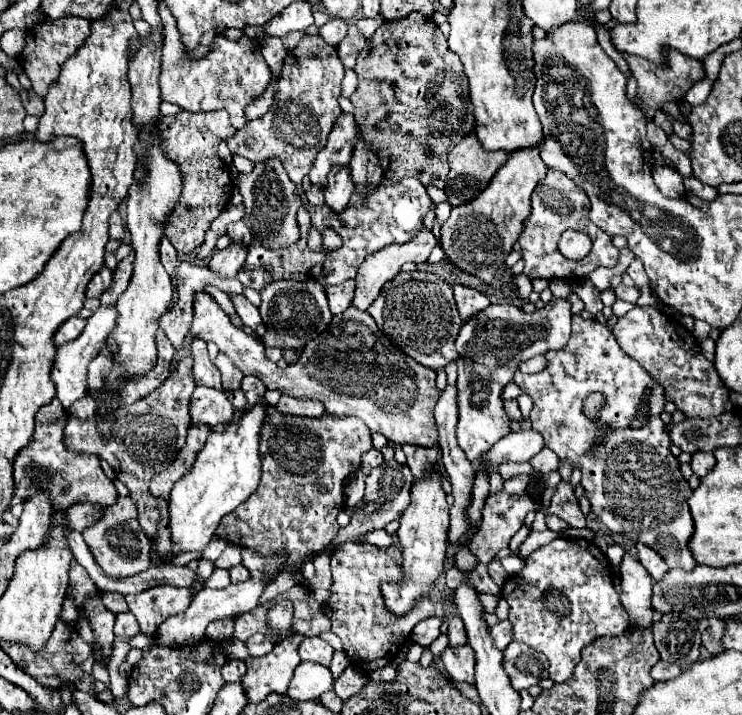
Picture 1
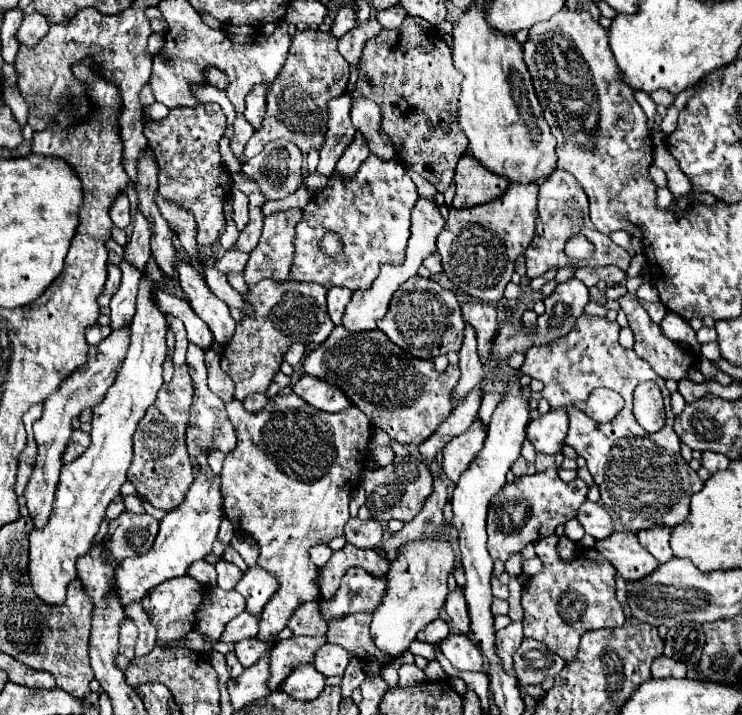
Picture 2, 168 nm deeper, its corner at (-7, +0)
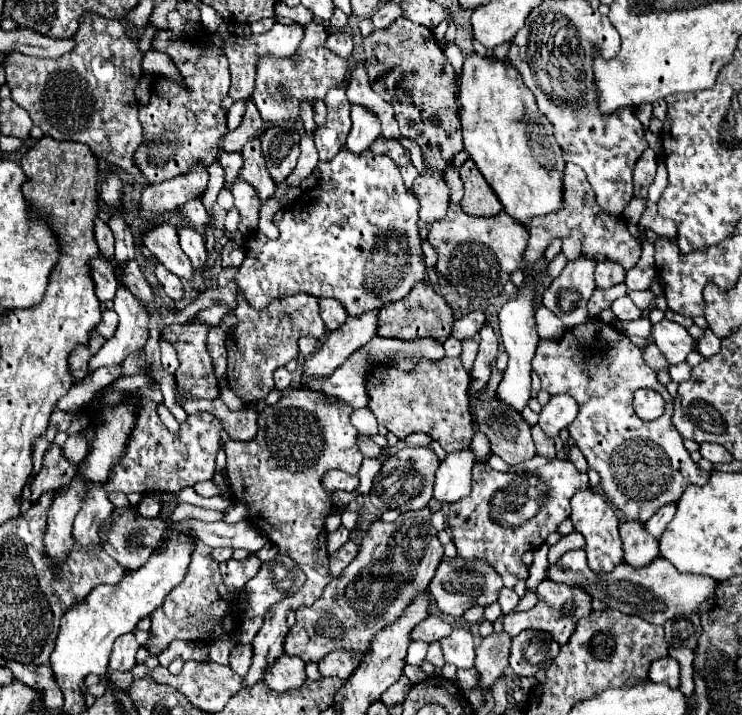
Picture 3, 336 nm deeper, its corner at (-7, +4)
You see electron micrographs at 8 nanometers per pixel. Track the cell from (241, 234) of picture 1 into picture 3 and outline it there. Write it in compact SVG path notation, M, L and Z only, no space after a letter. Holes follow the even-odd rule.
M236 181L232 185L232 195L234 195L234 205L242 217L238 229L244 235L254 232L258 227L260 205L262 205L254 187L250 187L250 183Z

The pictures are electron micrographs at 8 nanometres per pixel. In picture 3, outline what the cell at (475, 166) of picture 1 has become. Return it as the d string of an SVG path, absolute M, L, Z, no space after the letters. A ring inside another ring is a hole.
M472 159L460 167L460 177L464 183L464 197L460 201L464 213L474 217L494 217L502 211L500 201L496 201L494 191L488 187Z

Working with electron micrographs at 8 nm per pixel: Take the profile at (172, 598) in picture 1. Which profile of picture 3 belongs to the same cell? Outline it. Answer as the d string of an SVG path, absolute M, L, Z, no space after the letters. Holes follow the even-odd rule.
M196 541L196 551L192 551L190 567L184 579L164 597L164 603L150 615L152 627L150 627L148 643L144 647L150 651L150 655L158 655L174 639L184 639L184 641L200 639L204 643L212 643L220 639L224 633L234 633L242 623L238 603L240 597L230 593L222 583L218 563L212 559L212 549Z

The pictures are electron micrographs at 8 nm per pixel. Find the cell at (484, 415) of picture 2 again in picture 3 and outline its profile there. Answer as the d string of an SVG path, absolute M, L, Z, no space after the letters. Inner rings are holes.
M476 433L474 439L472 439L472 443L470 443L470 449L472 449L472 453L474 453L474 459L476 459L476 461L482 461L482 459L490 453L490 443L488 443L488 439L484 439L480 433Z

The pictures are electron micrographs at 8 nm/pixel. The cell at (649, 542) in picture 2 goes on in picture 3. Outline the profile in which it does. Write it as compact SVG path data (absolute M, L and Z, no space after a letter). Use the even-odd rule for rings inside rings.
M668 503L668 505L660 507L660 509L646 521L646 529L648 529L648 533L652 533L656 539L660 539L664 527L672 521L674 513L676 513L676 505L674 505L674 503Z

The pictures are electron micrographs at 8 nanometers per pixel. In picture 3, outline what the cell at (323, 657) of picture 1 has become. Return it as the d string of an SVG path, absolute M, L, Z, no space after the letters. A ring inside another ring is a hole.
M332 651L330 655L326 655L326 659L322 659L320 665L320 673L324 677L338 677L342 681L348 679L348 675L352 675L352 671L356 671L356 667L360 665L362 653L360 651Z

